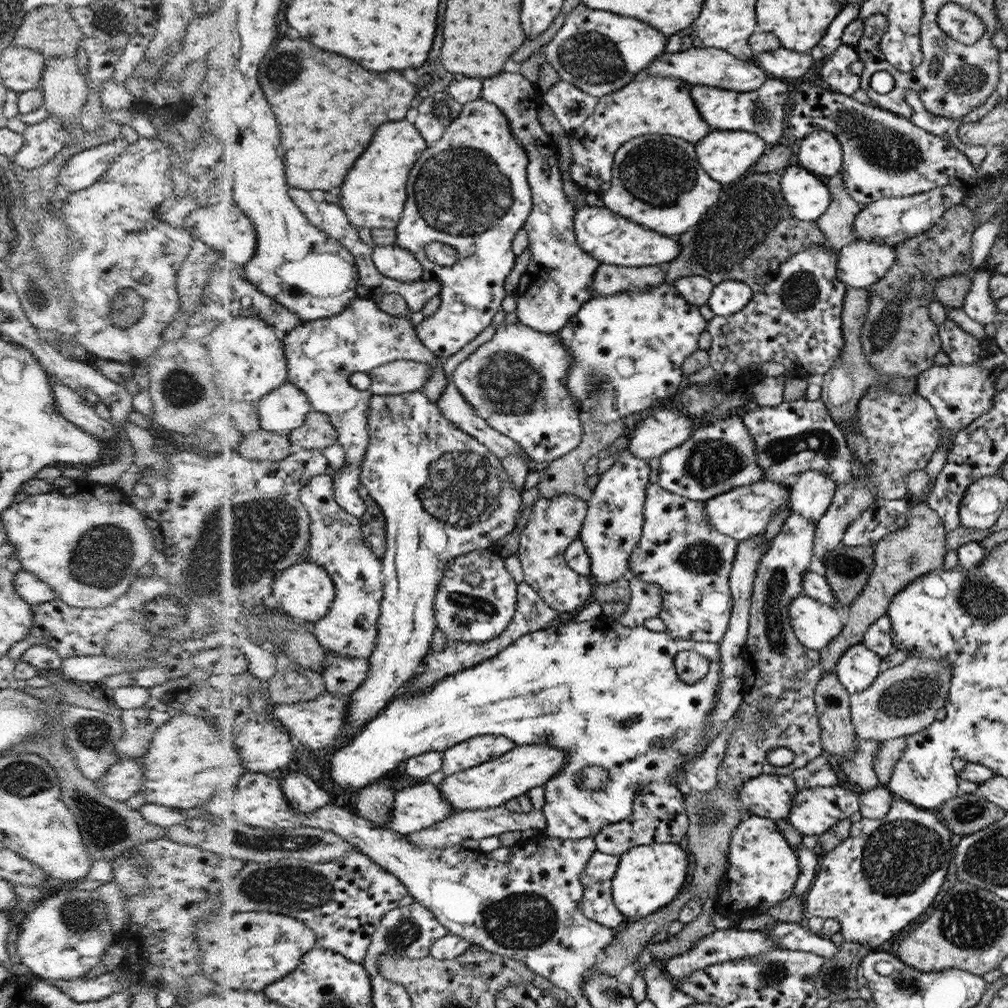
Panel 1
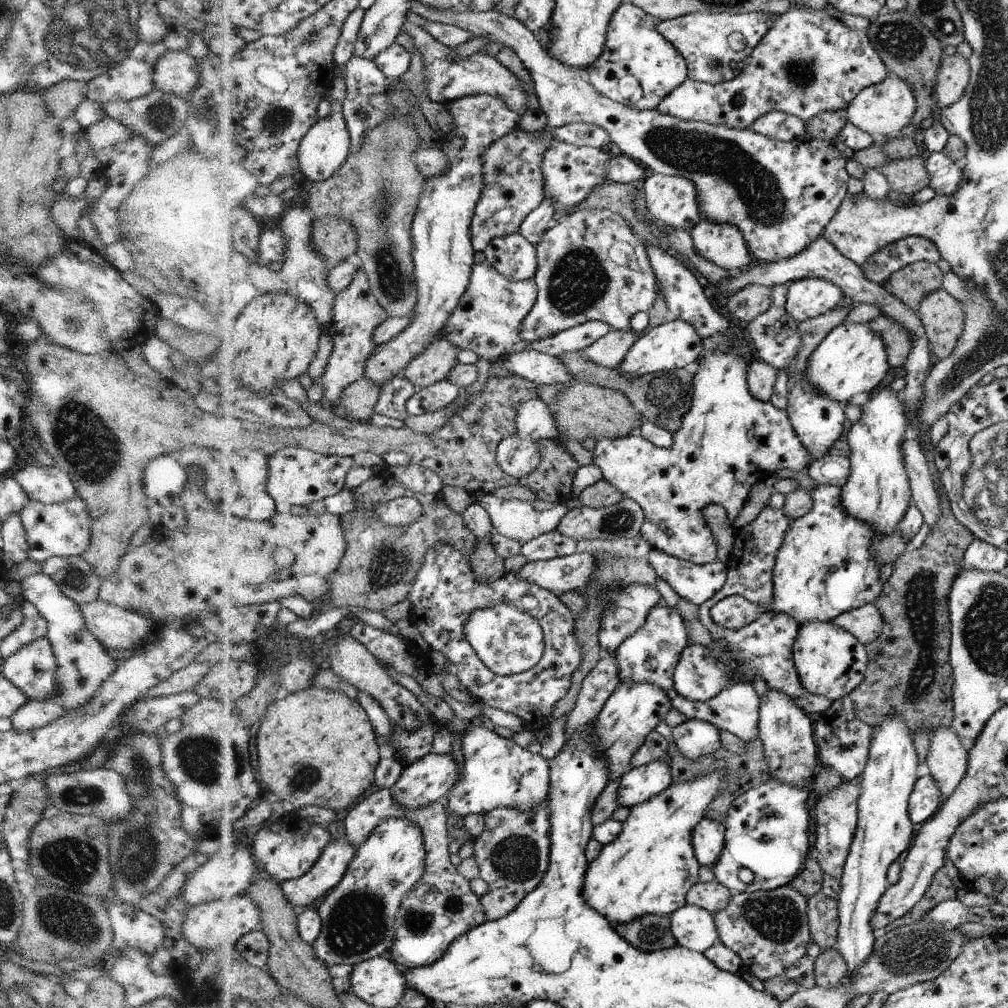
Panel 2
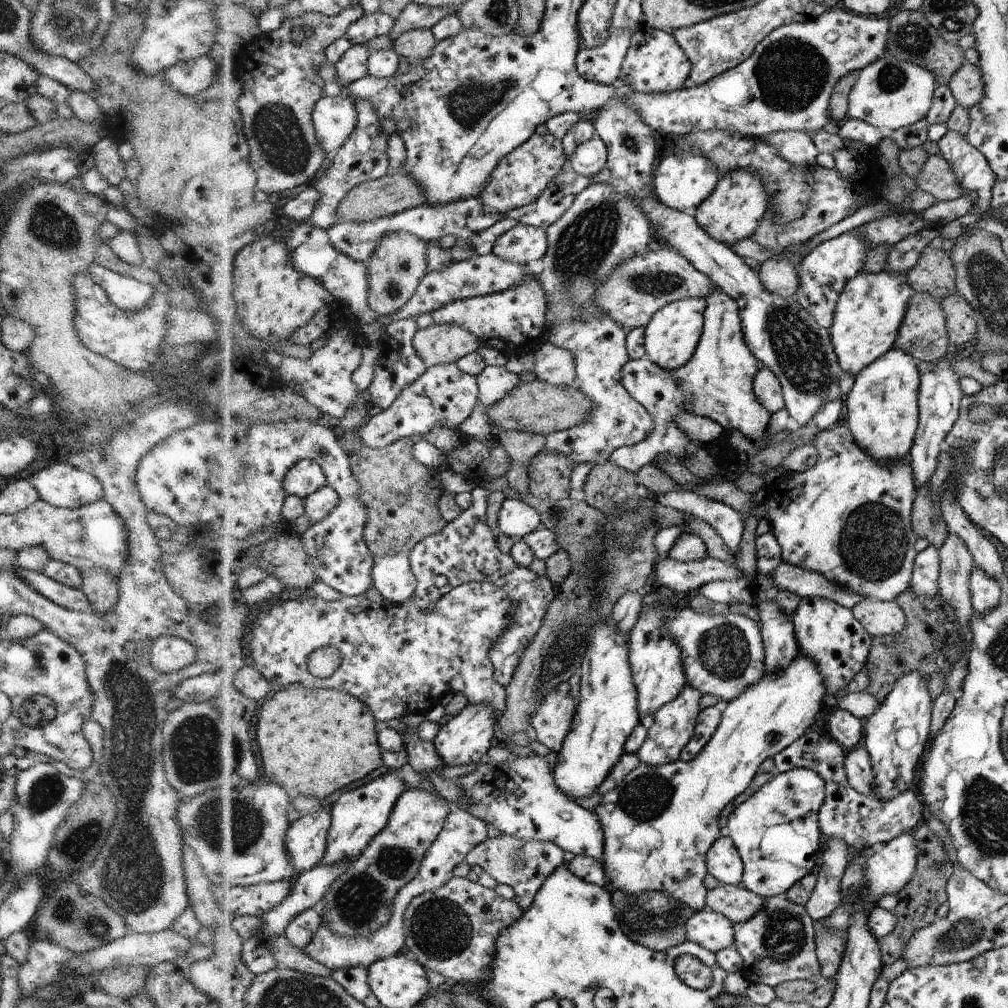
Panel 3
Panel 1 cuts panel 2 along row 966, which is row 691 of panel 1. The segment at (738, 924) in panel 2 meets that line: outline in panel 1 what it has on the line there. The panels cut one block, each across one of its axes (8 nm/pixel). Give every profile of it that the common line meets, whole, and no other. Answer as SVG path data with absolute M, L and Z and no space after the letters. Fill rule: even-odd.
M790 512L788 520L781 532L769 542L769 547L763 555L756 579L753 584L752 602L749 610L749 629L747 641L741 652L745 660L744 683L746 694L739 706L742 712L742 723L736 725L733 735L728 739L726 756L718 769L718 784L720 789L740 790L742 785L752 778L762 774L778 774L791 777L794 771L809 765L816 757L820 757L824 751L821 742L820 717L817 714L816 686L823 675L820 664L821 653L806 648L795 634L789 614L789 606L798 596L804 595L805 574L809 572L810 560L814 556L813 546L817 526L814 521L804 516ZM774 748L788 748L794 753L794 759L788 766L772 766L768 761L768 753Z

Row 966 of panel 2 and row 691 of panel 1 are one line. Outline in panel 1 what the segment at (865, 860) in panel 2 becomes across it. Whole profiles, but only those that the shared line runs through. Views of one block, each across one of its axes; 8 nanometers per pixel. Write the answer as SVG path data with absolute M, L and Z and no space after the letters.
M864 642L849 646L837 662L838 680L849 694L862 692L881 674L884 659L876 651L870 650Z

